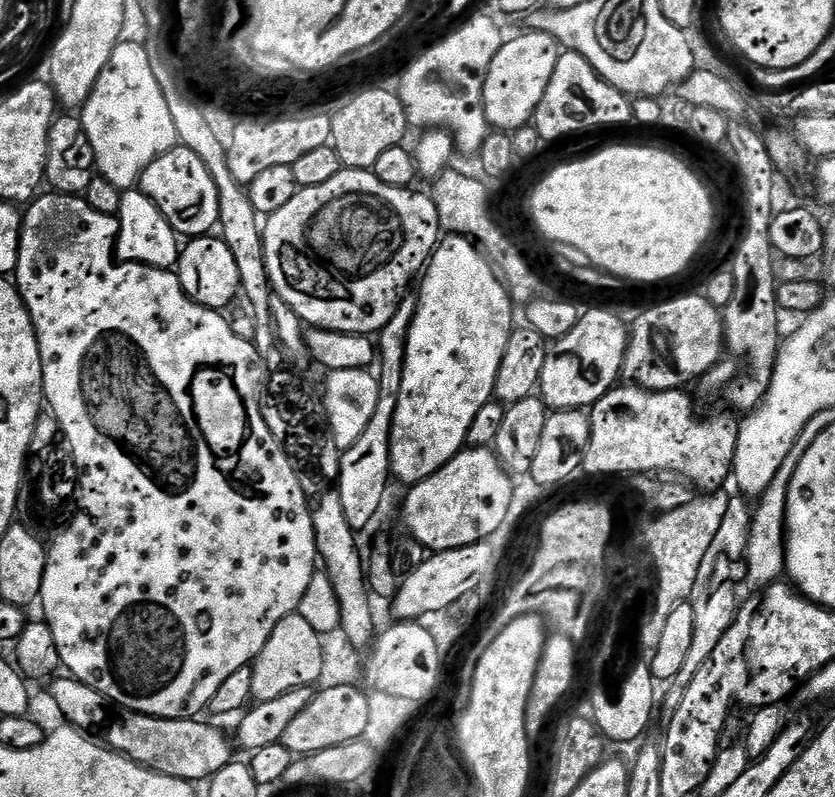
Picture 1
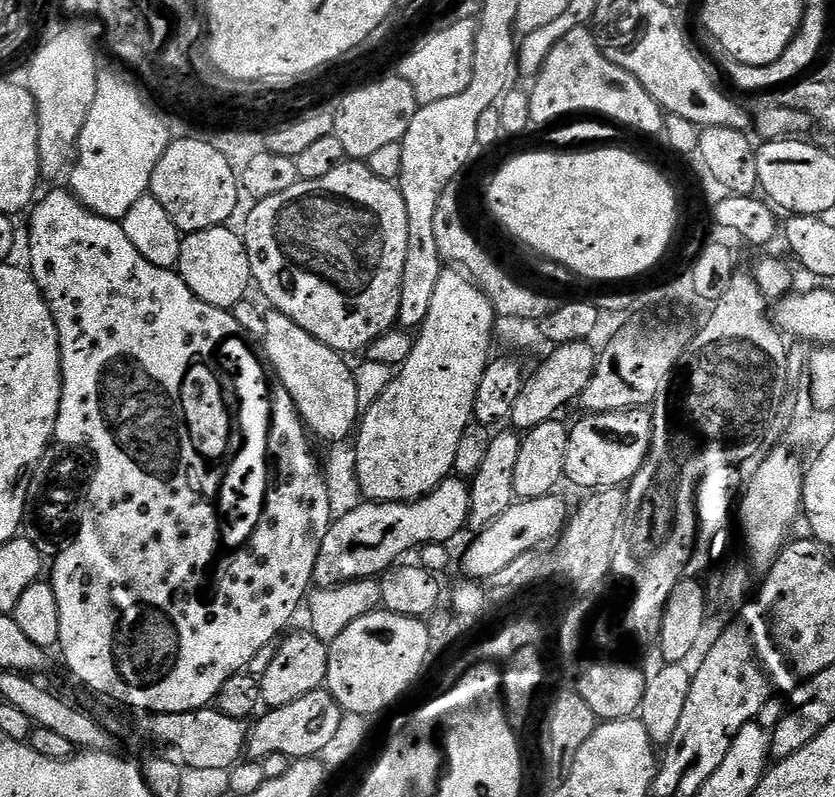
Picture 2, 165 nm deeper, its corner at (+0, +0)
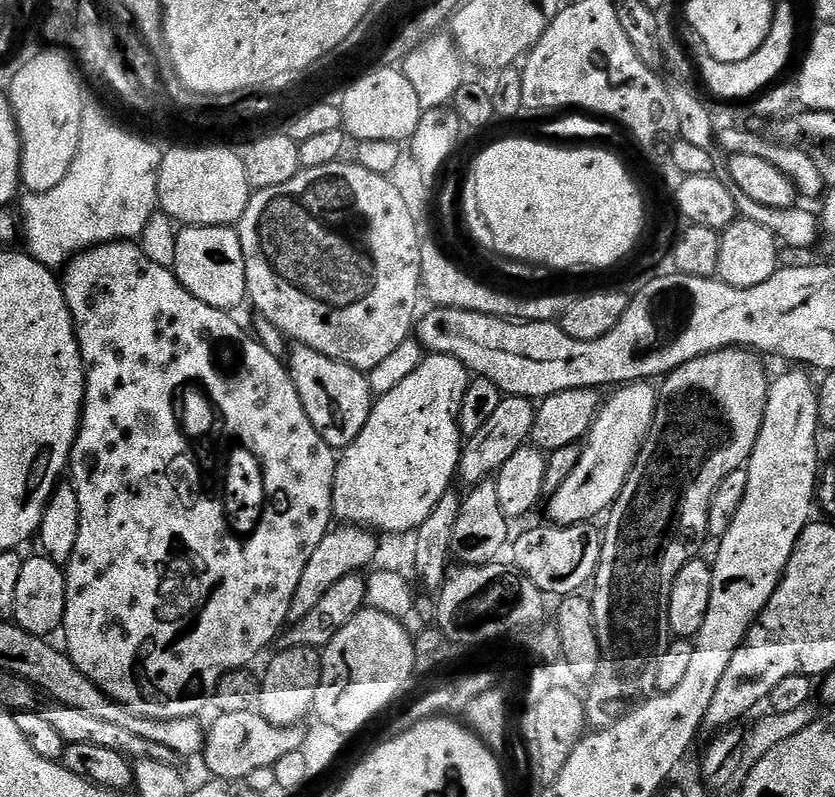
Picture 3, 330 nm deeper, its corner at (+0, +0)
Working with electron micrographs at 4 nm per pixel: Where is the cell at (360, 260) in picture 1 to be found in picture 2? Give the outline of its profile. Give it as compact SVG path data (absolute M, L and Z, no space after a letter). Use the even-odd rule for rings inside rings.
M345 162L339 164L330 174L323 178L313 180L300 180L290 190L283 194L274 194L274 198L257 200L251 205L253 208L248 212L248 221L242 227L246 254L250 258L250 270L255 287L260 287L260 292L269 300L271 307L275 311L286 314L302 330L306 330L318 342L330 346L336 352L349 354L348 352L363 353L368 345L373 344L383 332L391 332L396 319L398 318L398 294L402 286L402 270L406 267L406 202L402 198L399 187L393 181L374 178L370 174L367 163L364 162Z

